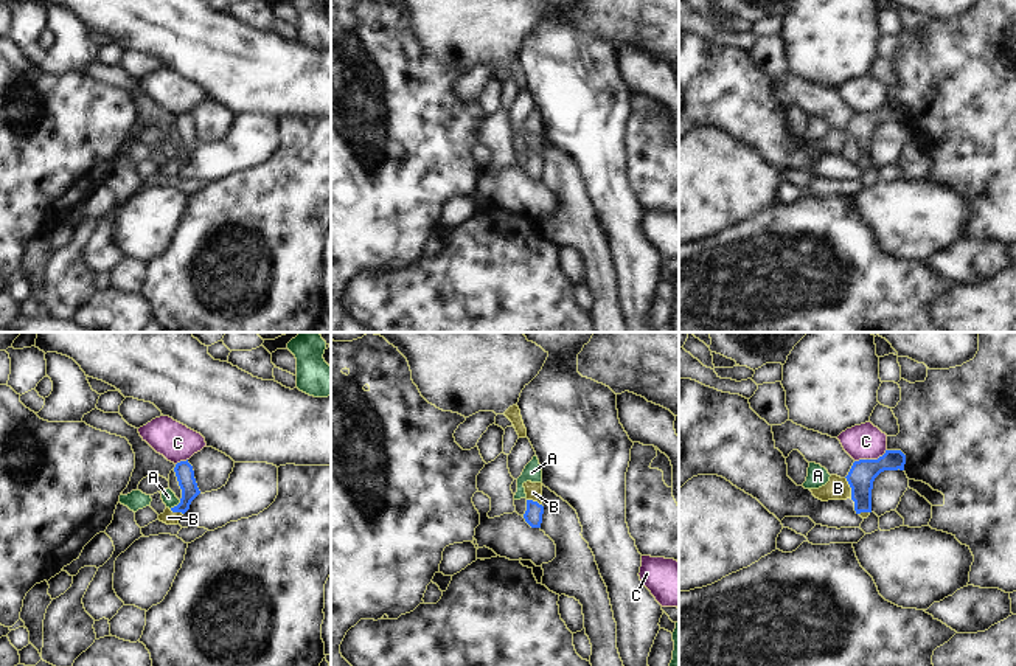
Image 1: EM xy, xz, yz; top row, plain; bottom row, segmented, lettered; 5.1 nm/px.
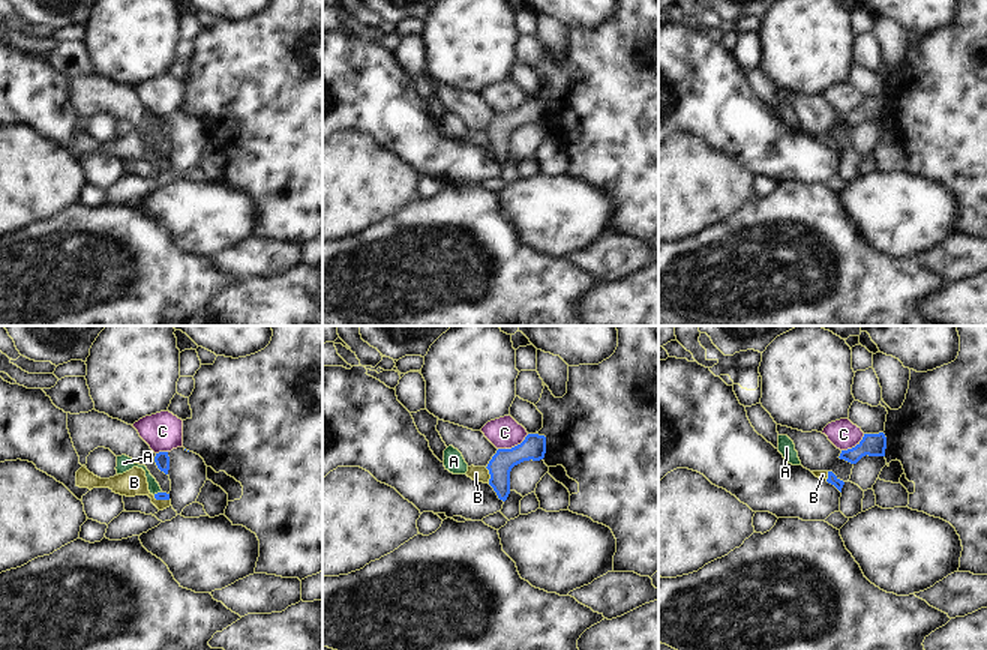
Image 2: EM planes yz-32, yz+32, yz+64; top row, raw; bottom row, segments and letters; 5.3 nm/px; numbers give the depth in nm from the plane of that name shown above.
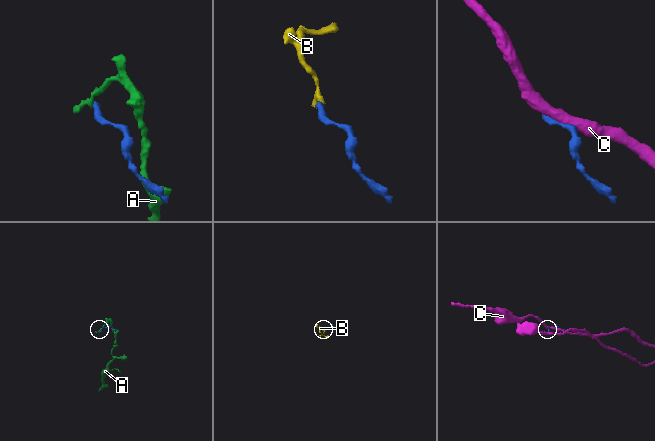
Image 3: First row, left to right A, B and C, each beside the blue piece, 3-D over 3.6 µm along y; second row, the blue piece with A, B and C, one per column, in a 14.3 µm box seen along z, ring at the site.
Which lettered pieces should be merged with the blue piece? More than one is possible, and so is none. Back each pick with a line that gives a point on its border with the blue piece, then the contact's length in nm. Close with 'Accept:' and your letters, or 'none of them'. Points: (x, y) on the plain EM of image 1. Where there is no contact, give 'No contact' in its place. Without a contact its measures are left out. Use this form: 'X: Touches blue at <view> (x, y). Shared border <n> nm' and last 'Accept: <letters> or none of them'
B: Touches blue at yz (850, 138). Shared border 120 nm
Accept: B.

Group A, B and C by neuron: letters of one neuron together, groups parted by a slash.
A / B / C

